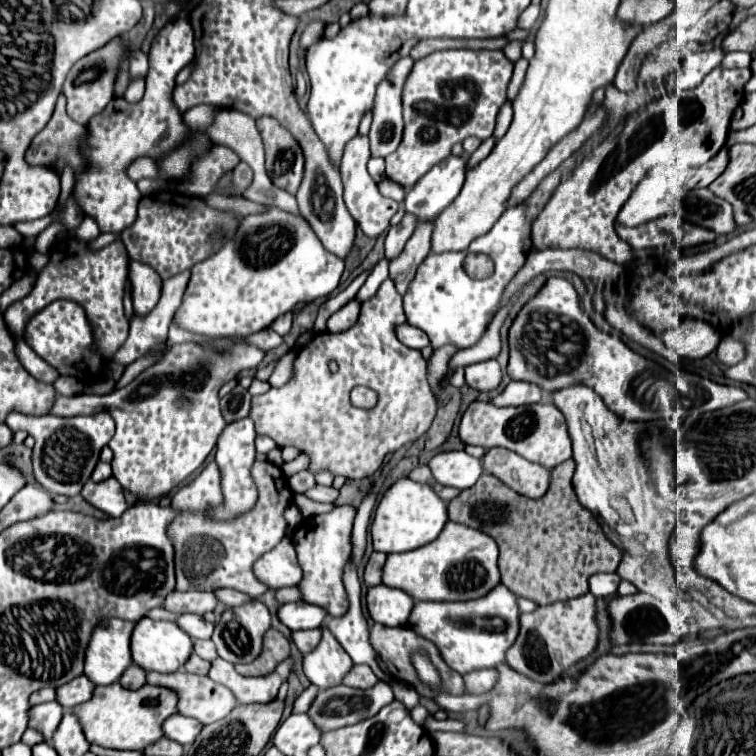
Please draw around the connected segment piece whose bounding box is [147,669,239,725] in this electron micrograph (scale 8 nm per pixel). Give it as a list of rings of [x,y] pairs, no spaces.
[[[179,669],[175,673],[169,673],[169,675],[151,671],[151,673],[147,673],[147,683],[151,683],[151,685],[163,685],[163,687],[169,687],[169,689],[177,691],[177,695],[179,695],[177,709],[179,709],[179,713],[185,715],[185,717],[193,717],[193,719],[197,719],[203,725],[215,723],[215,721],[227,717],[239,705],[239,701],[233,695],[233,691],[227,689],[225,685],[219,685],[219,683],[215,683],[209,677],[203,677],[203,675],[187,673],[183,669]]]

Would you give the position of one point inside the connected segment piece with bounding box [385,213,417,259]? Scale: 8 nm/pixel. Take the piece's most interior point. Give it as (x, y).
(397, 237)

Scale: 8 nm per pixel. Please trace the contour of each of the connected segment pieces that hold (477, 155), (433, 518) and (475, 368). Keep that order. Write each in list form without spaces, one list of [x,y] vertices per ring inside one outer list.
[[[492,136],[481,143],[478,149],[469,157],[467,161],[467,170],[476,166],[480,161],[485,159],[492,151],[496,144],[495,138]]]
[[[409,477],[399,479],[399,483],[393,483],[387,489],[381,503],[377,505],[375,519],[371,525],[373,547],[375,551],[387,553],[387,555],[423,547],[437,539],[437,535],[443,531],[447,521],[449,521],[447,503],[439,495],[435,495],[435,491],[429,485],[417,483]]]
[[[495,359],[465,367],[465,381],[469,387],[473,387],[477,391],[497,389],[501,383],[501,377],[503,377],[503,373],[501,373],[501,367]]]

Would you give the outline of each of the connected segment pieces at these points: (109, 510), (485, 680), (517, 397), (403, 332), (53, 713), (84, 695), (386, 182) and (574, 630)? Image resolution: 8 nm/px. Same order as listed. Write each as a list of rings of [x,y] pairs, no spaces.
[[[115,477],[101,483],[89,481],[87,485],[83,485],[81,497],[95,509],[107,513],[109,517],[119,517],[127,509],[127,503],[123,499],[123,487],[117,483]]]
[[[477,669],[477,671],[471,671],[471,673],[463,675],[465,687],[473,695],[491,691],[491,687],[495,687],[495,683],[497,683],[497,677],[499,677],[497,669]]]
[[[511,381],[505,387],[505,391],[493,399],[493,403],[497,407],[507,407],[507,405],[531,405],[543,399],[545,399],[545,391],[539,385],[527,381]]]
[[[403,323],[401,327],[397,327],[397,339],[411,347],[411,349],[423,349],[423,347],[429,347],[429,337],[425,331],[409,325],[409,323]]]
[[[39,703],[31,707],[29,715],[29,727],[41,731],[45,735],[45,741],[51,741],[51,735],[55,733],[59,721],[63,715],[63,707],[59,703]]]
[[[81,675],[81,677],[75,677],[71,683],[65,683],[63,687],[57,689],[57,701],[65,709],[73,709],[79,703],[89,701],[93,691],[95,691],[95,683],[91,683],[89,677]]]
[[[381,179],[381,181],[379,181],[379,191],[381,191],[385,197],[391,198],[398,203],[402,203],[406,195],[403,187],[399,187],[397,183],[391,183],[391,179]]]
[[[585,593],[577,599],[559,601],[547,607],[537,607],[533,613],[521,615],[521,631],[515,645],[507,651],[507,665],[527,679],[539,683],[551,683],[563,677],[563,673],[577,661],[587,659],[599,645],[597,625],[597,599]]]

